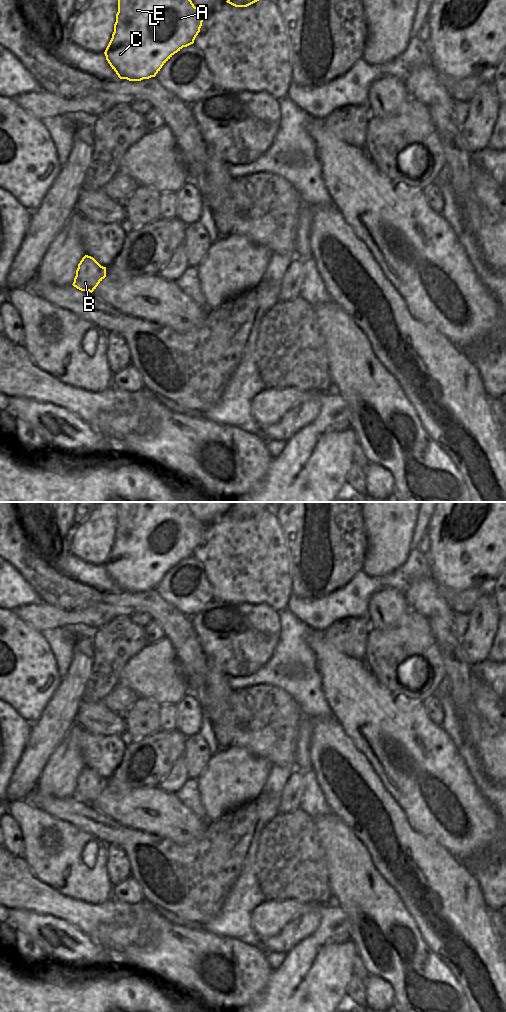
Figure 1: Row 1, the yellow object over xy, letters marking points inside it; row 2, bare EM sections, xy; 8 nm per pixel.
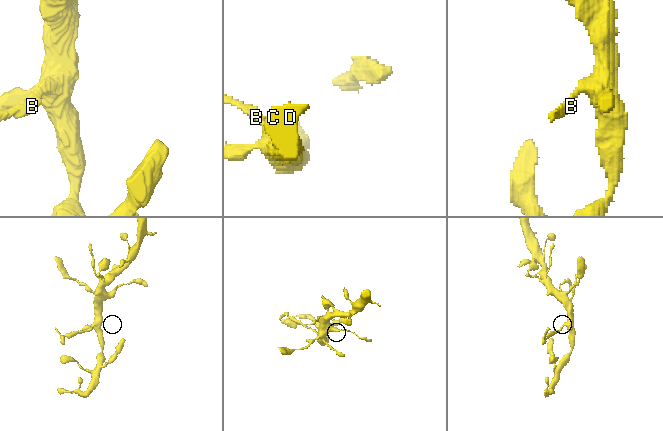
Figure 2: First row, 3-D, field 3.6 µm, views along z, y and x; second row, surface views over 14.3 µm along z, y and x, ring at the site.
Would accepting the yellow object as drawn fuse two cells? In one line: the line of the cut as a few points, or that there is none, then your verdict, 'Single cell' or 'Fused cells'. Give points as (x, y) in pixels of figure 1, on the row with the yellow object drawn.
Split along xy (87, 256), (89, 262), (99, 264). Fused cells

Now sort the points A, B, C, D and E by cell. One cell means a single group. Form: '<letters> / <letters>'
A C D E / B

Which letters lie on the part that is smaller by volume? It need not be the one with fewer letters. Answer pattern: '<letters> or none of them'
B

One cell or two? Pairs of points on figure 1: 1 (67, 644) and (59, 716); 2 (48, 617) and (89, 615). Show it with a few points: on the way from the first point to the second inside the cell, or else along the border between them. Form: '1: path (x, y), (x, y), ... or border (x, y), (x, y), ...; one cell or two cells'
1: border (73, 656), (68, 673), (62, 679); two cells
2: path (58, 617), (79, 617); one cell

